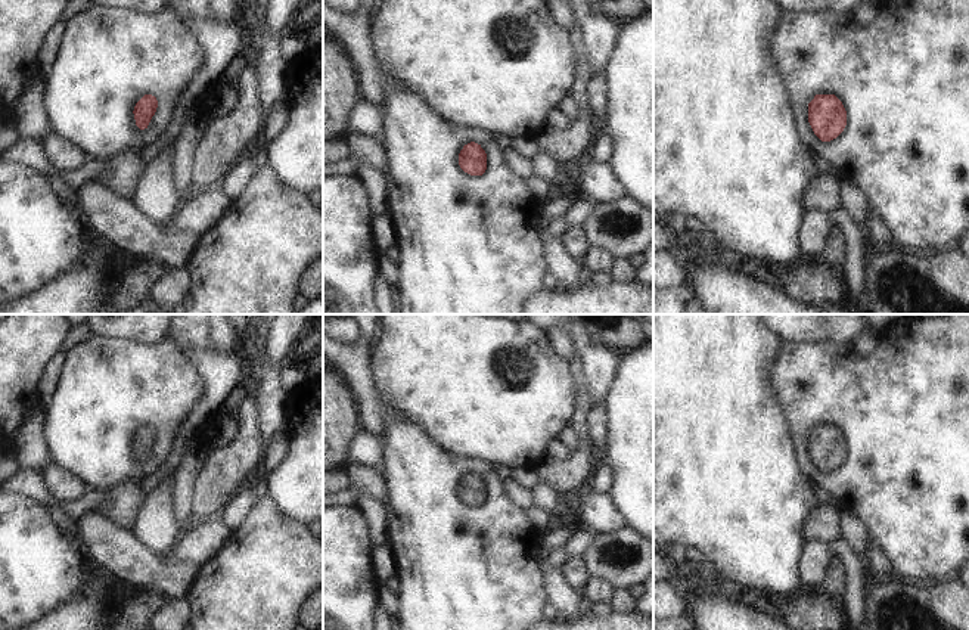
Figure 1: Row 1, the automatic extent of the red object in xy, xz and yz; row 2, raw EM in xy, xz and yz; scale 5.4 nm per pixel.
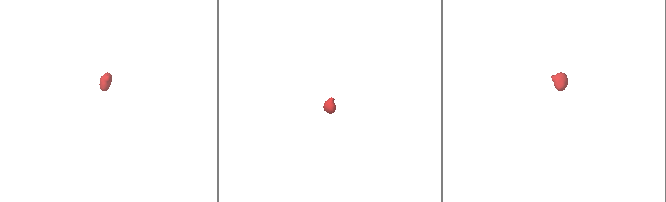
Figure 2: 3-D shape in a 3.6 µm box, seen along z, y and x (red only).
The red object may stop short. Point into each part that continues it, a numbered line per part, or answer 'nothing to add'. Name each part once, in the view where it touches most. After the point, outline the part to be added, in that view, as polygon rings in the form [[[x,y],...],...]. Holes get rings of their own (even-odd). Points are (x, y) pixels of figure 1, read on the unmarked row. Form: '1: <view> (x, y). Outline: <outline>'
1: yz (903, 409). Outline: [[[926,314],[904,316],[879,333],[879,344],[866,356],[858,356],[852,344],[830,339],[813,342],[780,342],[768,372],[768,391],[779,407],[789,431],[796,462],[804,475],[823,488],[841,510],[857,516],[869,530],[875,541],[889,558],[894,572],[906,581],[944,578],[962,571],[969,561],[969,314],[940,314],[935,319]],[[816,425],[835,425],[847,441],[844,462],[830,472],[822,472],[808,453],[808,434]]]

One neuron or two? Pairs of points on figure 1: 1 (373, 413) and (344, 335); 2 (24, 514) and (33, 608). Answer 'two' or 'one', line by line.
1: two
2: one

